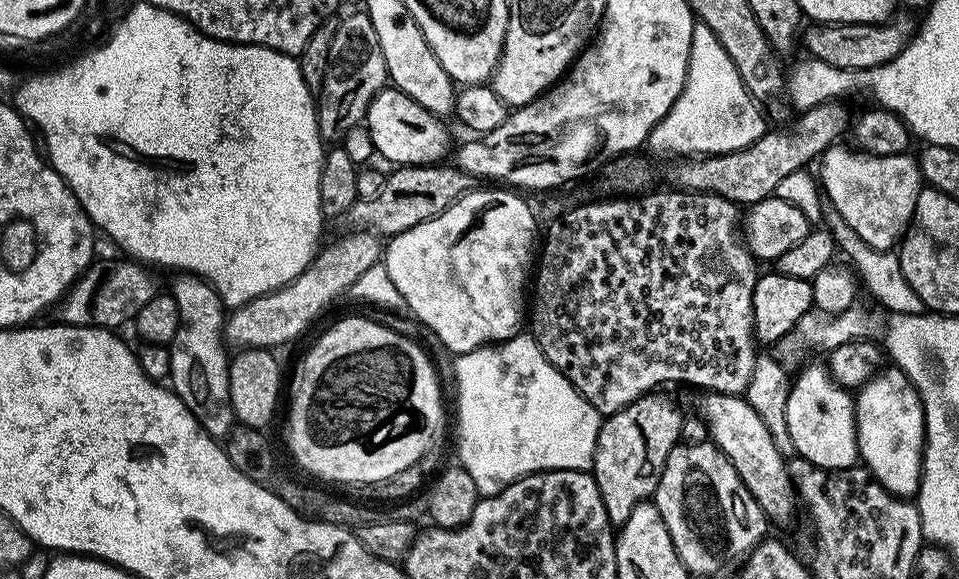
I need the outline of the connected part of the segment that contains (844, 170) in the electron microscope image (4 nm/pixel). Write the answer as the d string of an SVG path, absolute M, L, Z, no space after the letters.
M831 146L818 160L818 180L827 203L854 228L858 237L871 249L895 249L903 241L904 234L912 223L922 187L917 157L912 154L871 156L852 146L840 147Z

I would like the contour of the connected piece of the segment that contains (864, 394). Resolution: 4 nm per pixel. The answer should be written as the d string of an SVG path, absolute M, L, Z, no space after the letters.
M885 367L860 385L854 403L856 445L863 467L893 496L915 497L920 491L920 474L924 470L925 439L924 404L912 379L901 368Z

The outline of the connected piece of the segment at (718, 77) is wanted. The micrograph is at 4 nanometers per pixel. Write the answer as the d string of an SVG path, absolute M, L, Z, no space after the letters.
M701 22L693 23L692 45L684 89L671 110L654 126L654 130L646 141L646 148L649 148L656 156L672 156L670 158L716 156L731 149L746 148L766 131L764 120L756 107L758 107L757 101L744 88L734 62L730 60L730 55L722 48L722 44L710 27Z

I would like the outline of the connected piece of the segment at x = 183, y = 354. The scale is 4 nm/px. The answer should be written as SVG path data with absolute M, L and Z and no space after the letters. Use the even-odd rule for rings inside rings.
M181 273L177 277L170 287L170 293L178 302L180 313L186 314L181 315L178 334L174 334L170 345L170 387L178 398L182 398L190 414L194 414L206 435L224 438L237 423L230 402L230 356L226 354L226 342L221 334L226 319L224 303L212 285L200 277L191 273ZM197 310L204 312L205 316L197 316Z

